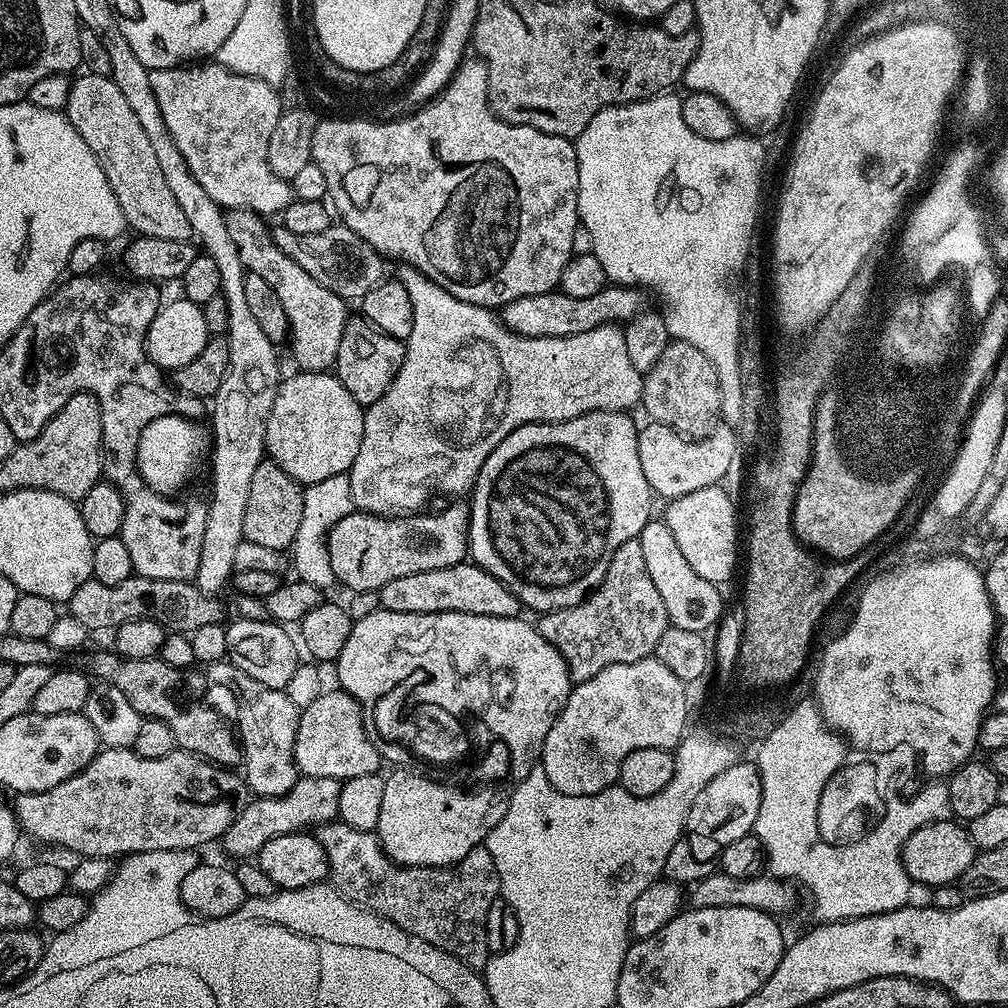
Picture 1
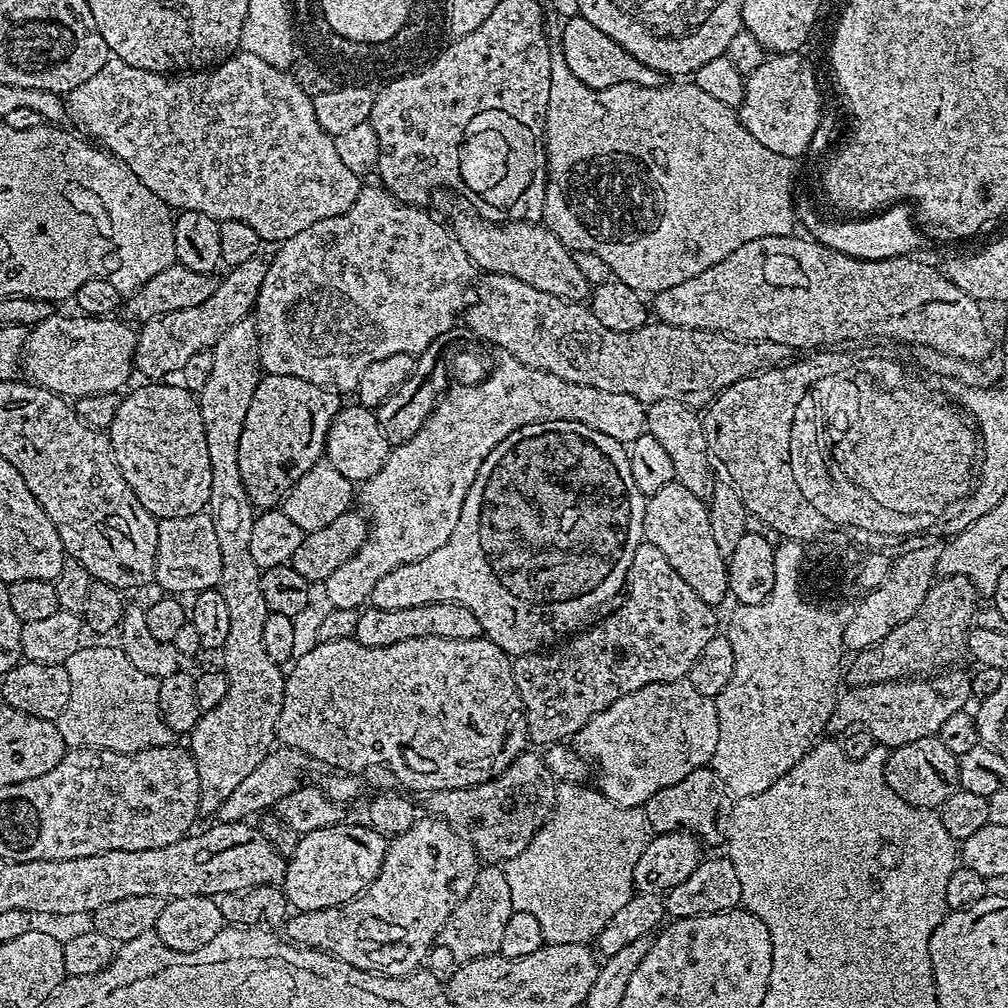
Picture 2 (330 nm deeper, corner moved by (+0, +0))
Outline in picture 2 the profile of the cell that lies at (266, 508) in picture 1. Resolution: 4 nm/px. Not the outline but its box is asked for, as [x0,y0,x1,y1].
[238,375,342,510]

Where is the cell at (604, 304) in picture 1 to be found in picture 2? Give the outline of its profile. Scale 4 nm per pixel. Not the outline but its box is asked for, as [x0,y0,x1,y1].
[650,234,990,362]

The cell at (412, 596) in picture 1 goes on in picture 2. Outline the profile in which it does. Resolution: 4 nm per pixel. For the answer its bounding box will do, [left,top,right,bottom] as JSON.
[354,602,484,646]

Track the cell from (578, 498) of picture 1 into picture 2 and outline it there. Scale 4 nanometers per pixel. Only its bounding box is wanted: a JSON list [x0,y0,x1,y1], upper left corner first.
[368,420,646,658]

